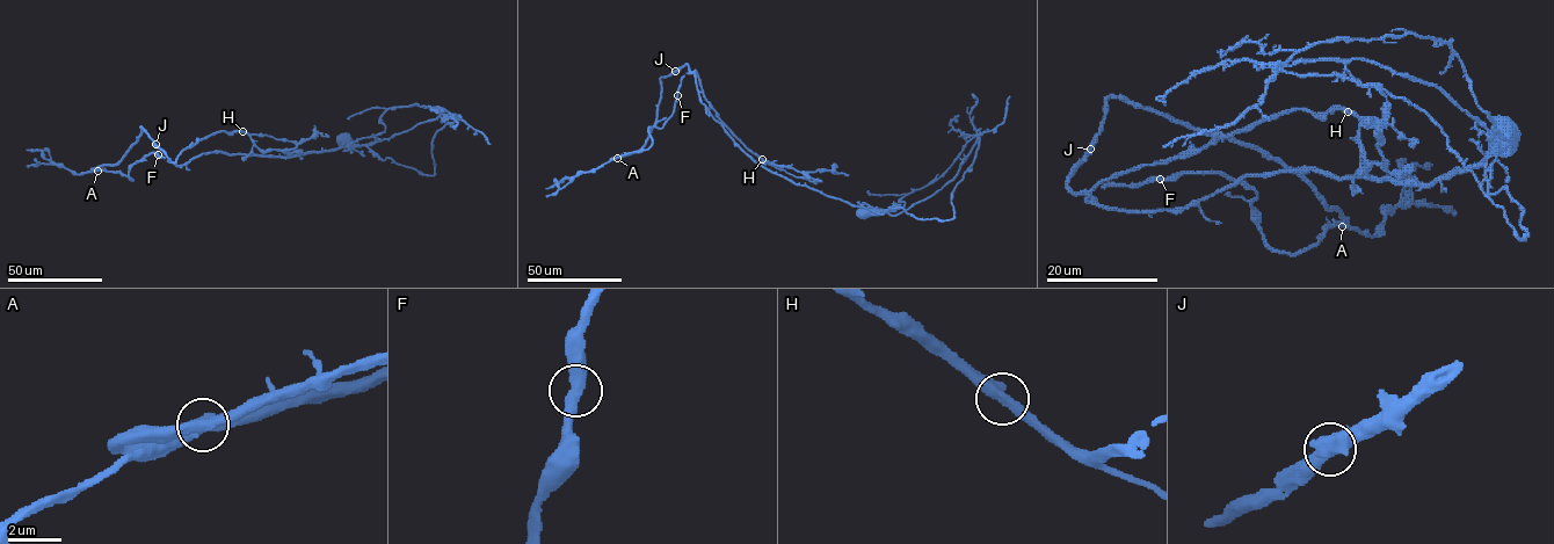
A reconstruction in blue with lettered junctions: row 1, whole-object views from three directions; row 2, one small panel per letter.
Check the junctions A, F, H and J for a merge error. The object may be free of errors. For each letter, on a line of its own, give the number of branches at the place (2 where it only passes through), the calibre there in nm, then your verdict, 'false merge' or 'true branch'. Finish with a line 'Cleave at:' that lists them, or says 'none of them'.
A: 2 | 460 nm | true branch
F: 2 | 500 nm | true branch
H: 2 | 550 nm | true branch
J: 2 | 650 nm | true branch
Cleave at: none of them

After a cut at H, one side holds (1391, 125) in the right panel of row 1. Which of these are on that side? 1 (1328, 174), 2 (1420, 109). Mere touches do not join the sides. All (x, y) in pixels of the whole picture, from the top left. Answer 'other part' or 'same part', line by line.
1: other part
2: other part

